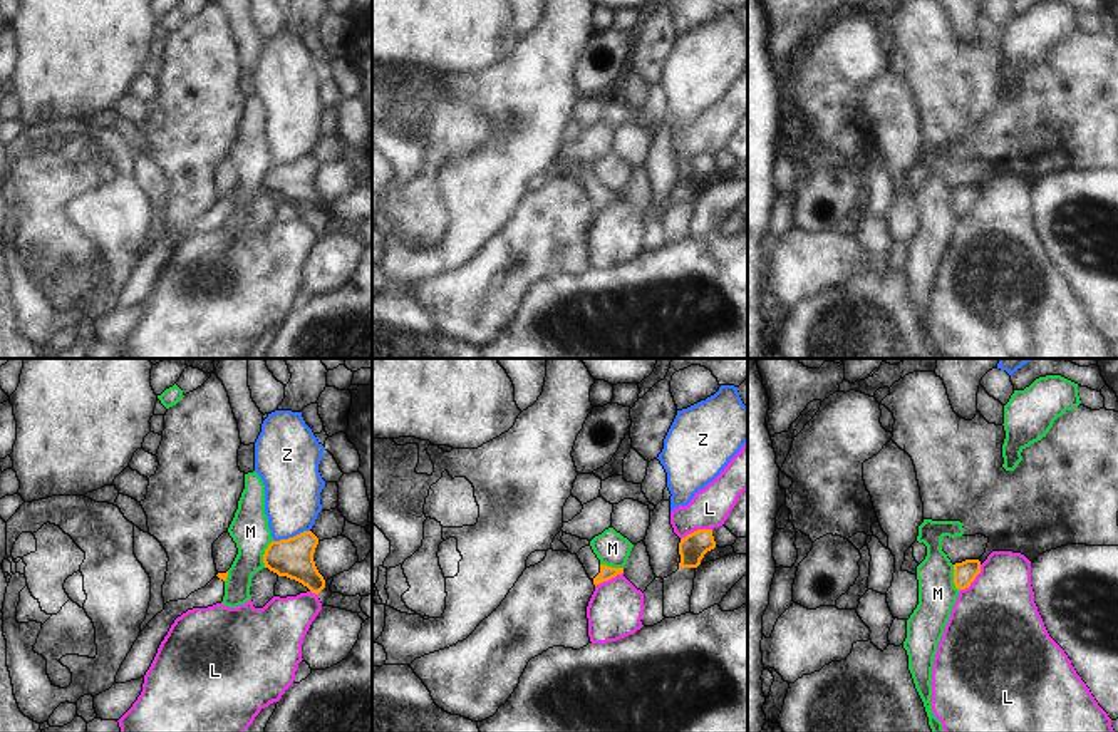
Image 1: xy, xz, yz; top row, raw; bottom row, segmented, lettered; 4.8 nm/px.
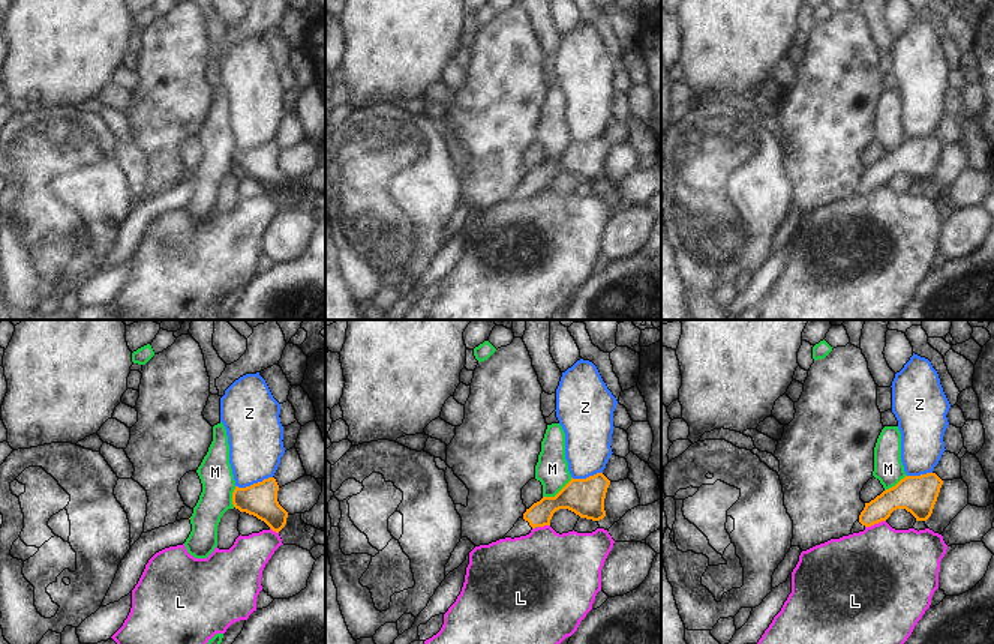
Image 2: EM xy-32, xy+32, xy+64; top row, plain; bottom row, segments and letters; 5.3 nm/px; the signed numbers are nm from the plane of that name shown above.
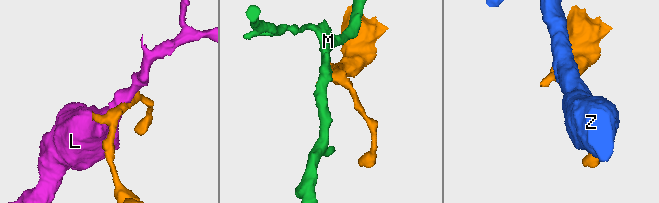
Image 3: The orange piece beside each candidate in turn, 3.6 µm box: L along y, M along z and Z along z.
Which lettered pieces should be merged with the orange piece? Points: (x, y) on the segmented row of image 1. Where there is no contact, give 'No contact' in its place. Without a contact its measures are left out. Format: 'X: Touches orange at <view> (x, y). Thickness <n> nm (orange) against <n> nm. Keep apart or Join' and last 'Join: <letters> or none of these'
L: Touches orange at xz (698, 530). Thickness 130 nm (orange) against 190 nm. Keep apart
M: Touches orange at xy (265, 553). Thickness 190 nm (orange) against 180 nm. Keep apart
Z: Touches orange at xy (290, 538). Thickness 190 nm (orange) against 280 nm. Keep apart
Join: none of these

